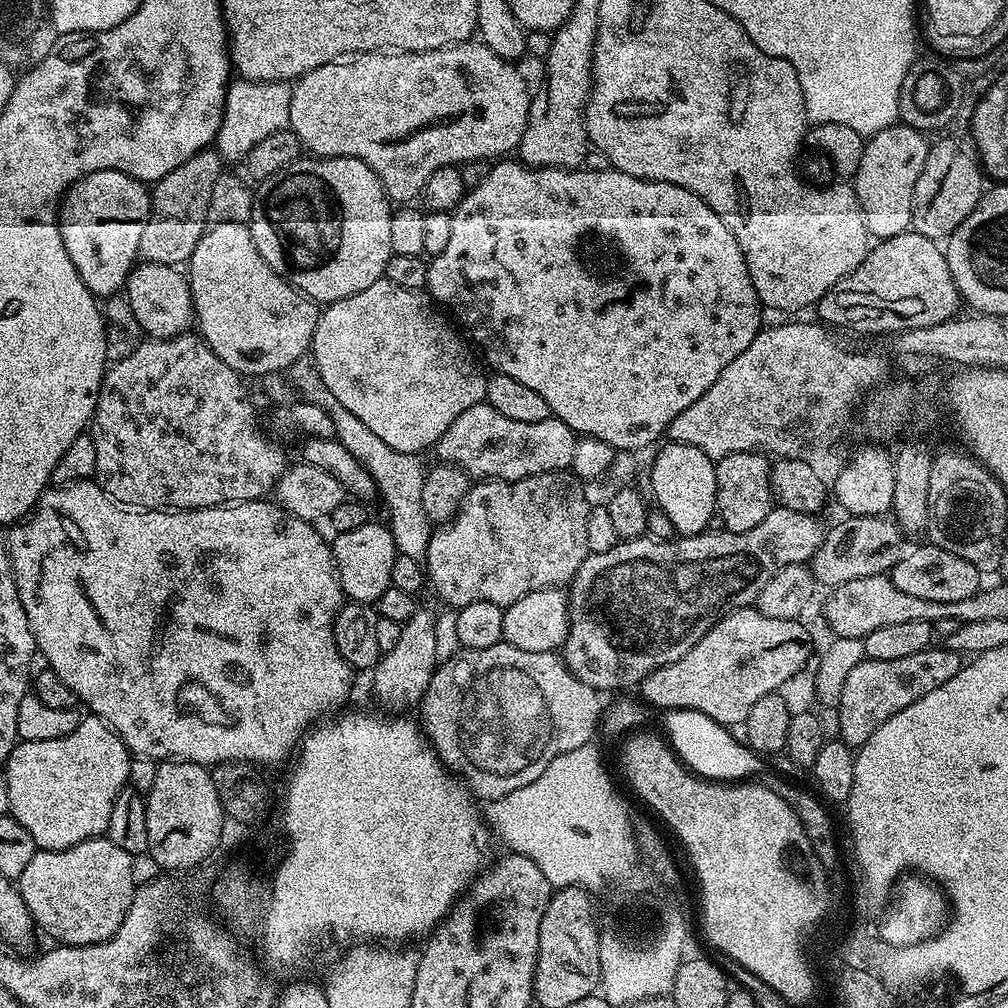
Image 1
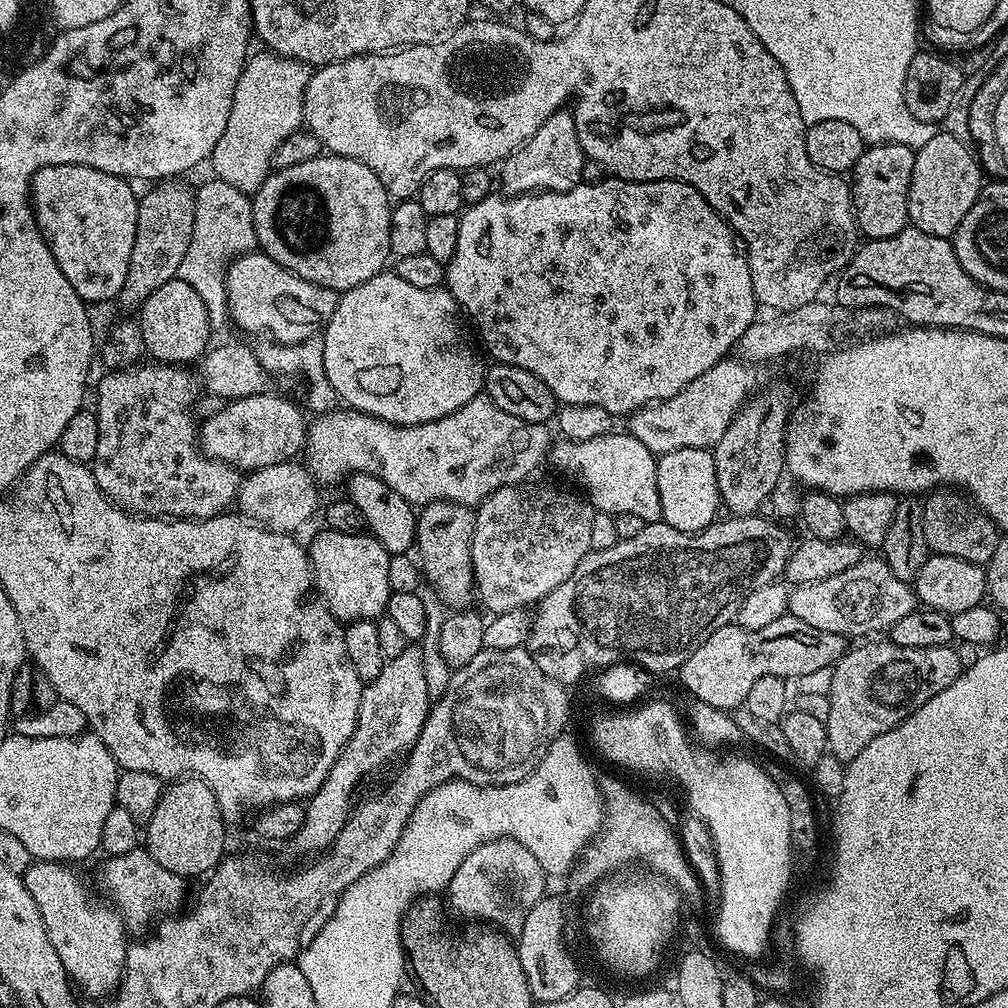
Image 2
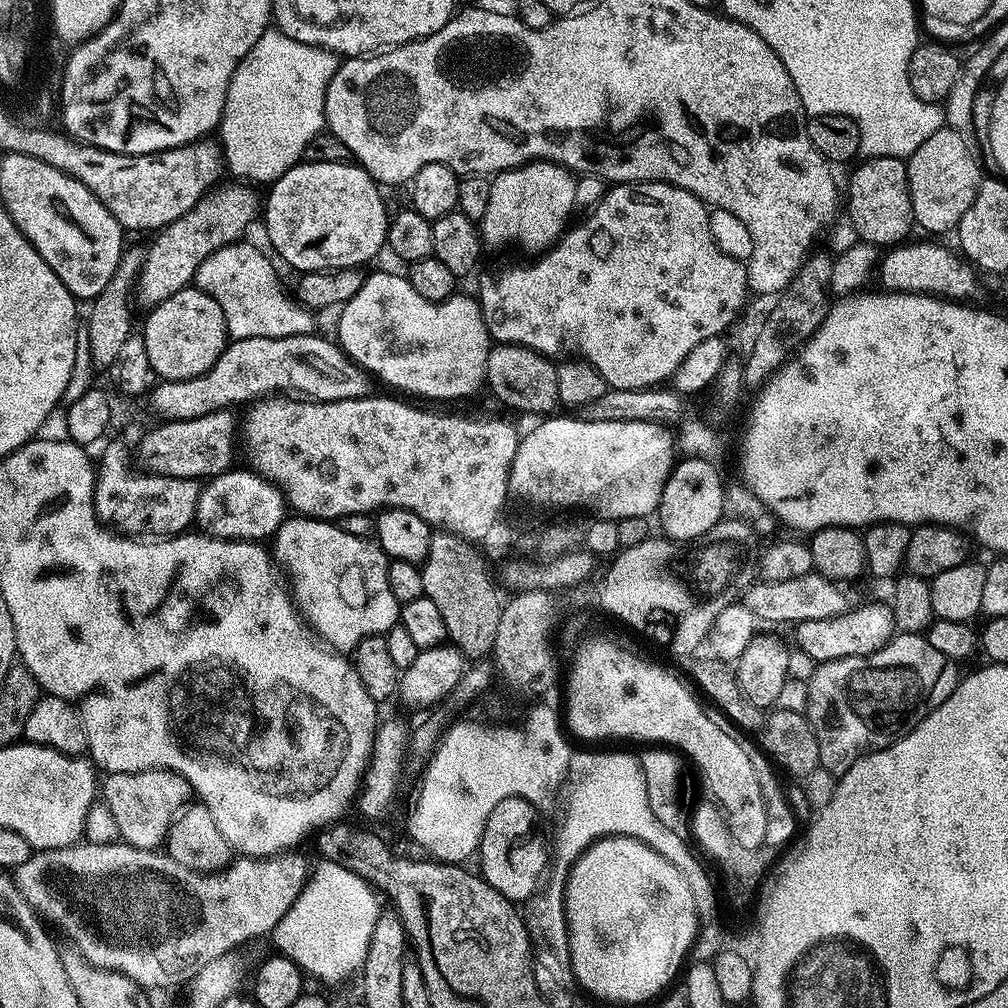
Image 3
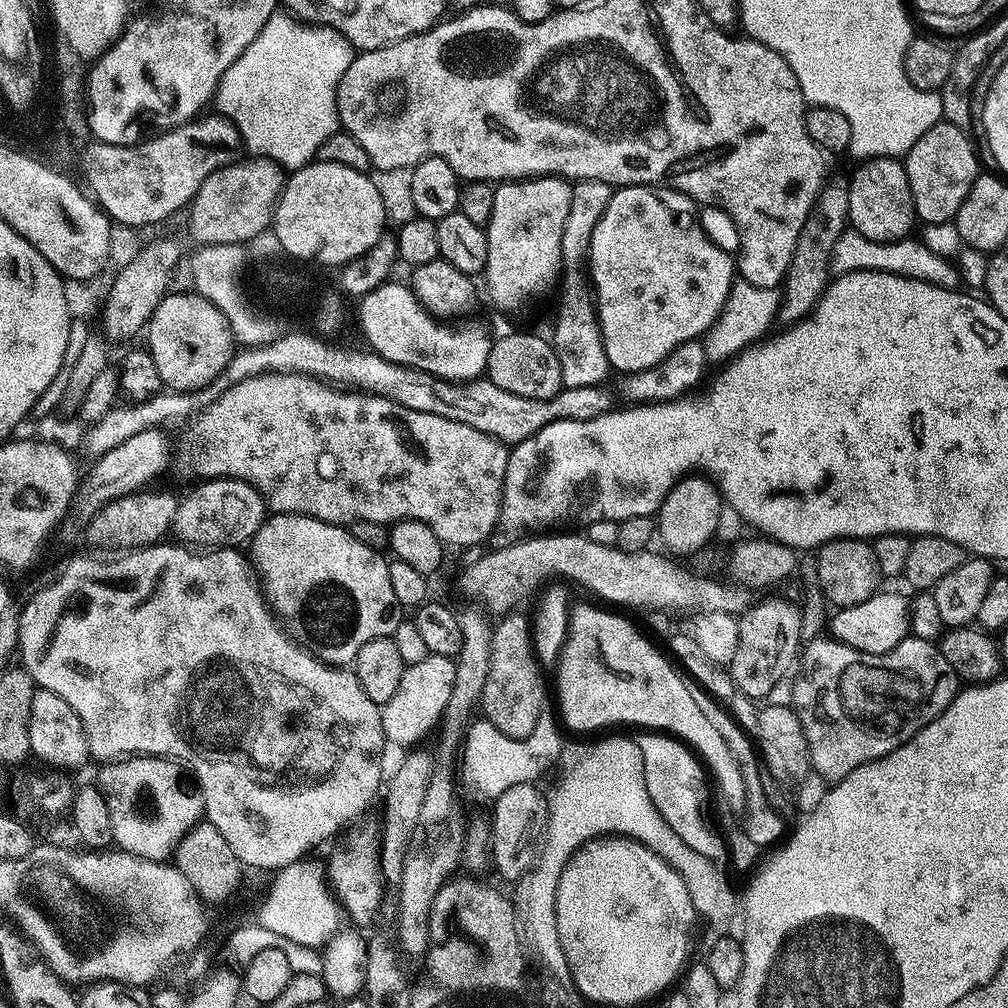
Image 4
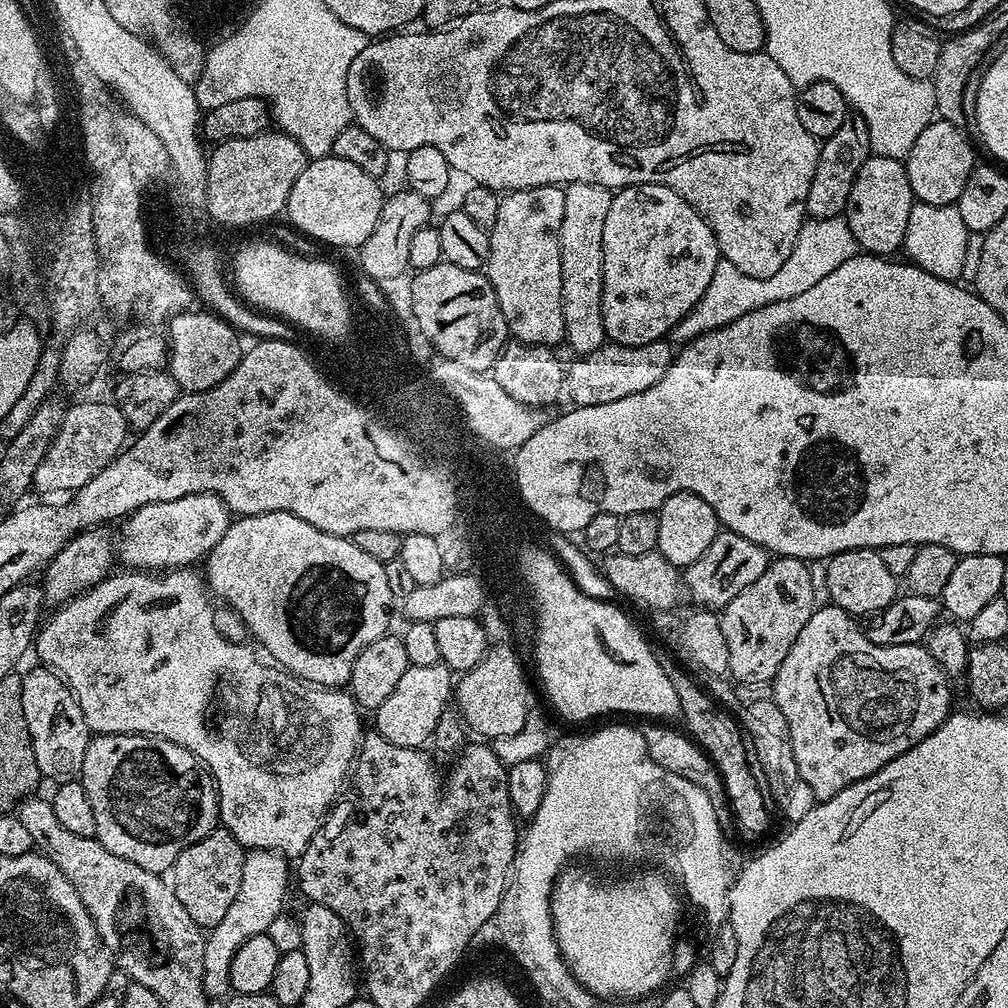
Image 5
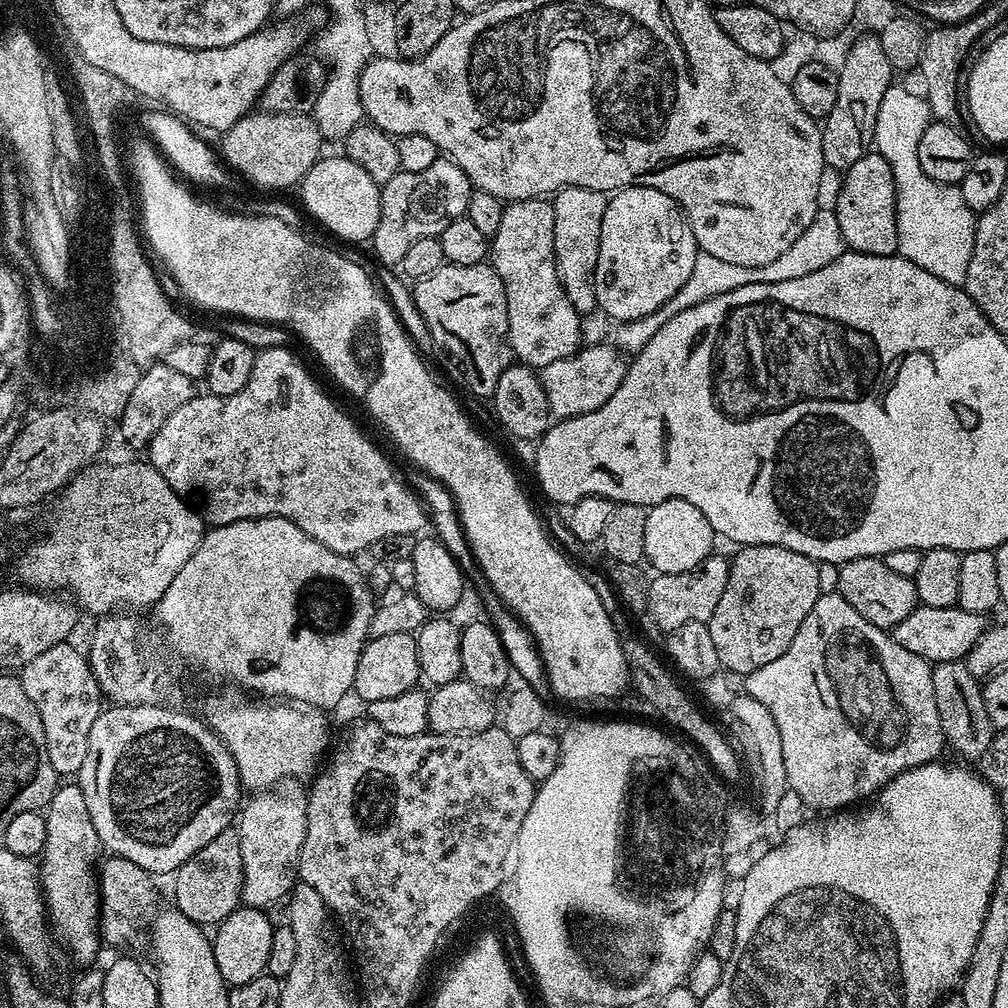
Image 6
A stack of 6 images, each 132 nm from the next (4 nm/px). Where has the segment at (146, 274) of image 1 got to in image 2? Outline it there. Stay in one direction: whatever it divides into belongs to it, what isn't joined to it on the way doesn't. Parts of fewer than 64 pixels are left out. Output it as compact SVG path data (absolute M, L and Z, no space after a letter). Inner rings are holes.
M175 278L166 282L165 285L159 286L158 290L155 290L154 294L150 294L144 304L139 306L138 314L140 314L140 316L138 315L138 323L142 330L144 350L153 361L173 366L188 366L191 365L191 360L193 362L199 361L204 353L209 351L208 339L214 332L211 315L207 313L206 304L202 302L197 291L188 286L186 282Z

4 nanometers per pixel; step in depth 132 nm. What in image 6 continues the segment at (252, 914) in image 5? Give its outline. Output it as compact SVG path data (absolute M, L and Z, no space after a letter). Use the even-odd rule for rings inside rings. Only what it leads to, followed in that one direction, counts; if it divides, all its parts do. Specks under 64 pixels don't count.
M281 787L279 790L260 790L255 794L247 797L246 803L239 809L238 812L238 831L240 833L240 845L242 846L242 866L244 867L244 885L240 891L243 903L250 908L258 908L261 910L271 909L271 904L276 904L279 900L283 901L287 897L288 893L292 890L292 885L298 876L298 865L300 862L300 851L302 850L302 842L306 838L306 822L308 821L308 797L307 795L300 794L296 796L296 792L292 788Z

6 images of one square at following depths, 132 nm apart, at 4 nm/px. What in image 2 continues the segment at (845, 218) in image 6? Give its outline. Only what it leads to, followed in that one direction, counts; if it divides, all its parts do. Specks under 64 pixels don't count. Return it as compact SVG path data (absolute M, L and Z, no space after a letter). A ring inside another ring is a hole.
M873 144L865 147L862 158L850 173L852 206L861 233L868 240L881 240L898 234L909 223L908 195L914 170L915 151L901 144Z

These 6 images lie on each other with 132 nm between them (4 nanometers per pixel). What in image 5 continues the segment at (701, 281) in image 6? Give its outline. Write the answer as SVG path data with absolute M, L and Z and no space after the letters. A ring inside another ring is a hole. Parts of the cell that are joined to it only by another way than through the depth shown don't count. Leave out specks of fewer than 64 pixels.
M838 215L821 220L805 219L794 242L794 250L790 250L790 258L786 258L786 262L782 262L782 267L776 273L770 274L770 278L750 278L750 274L742 274L738 266L721 258L716 264L714 278L710 278L710 286L706 286L706 294L702 294L702 298L682 321L685 337L713 332L716 328L742 318L742 314L750 310L758 310L767 304L794 298L803 291L810 290L810 286L818 286L818 282L822 282L826 274L838 270L842 262L850 262L850 258L857 255L858 245L854 230L850 230L843 215Z

